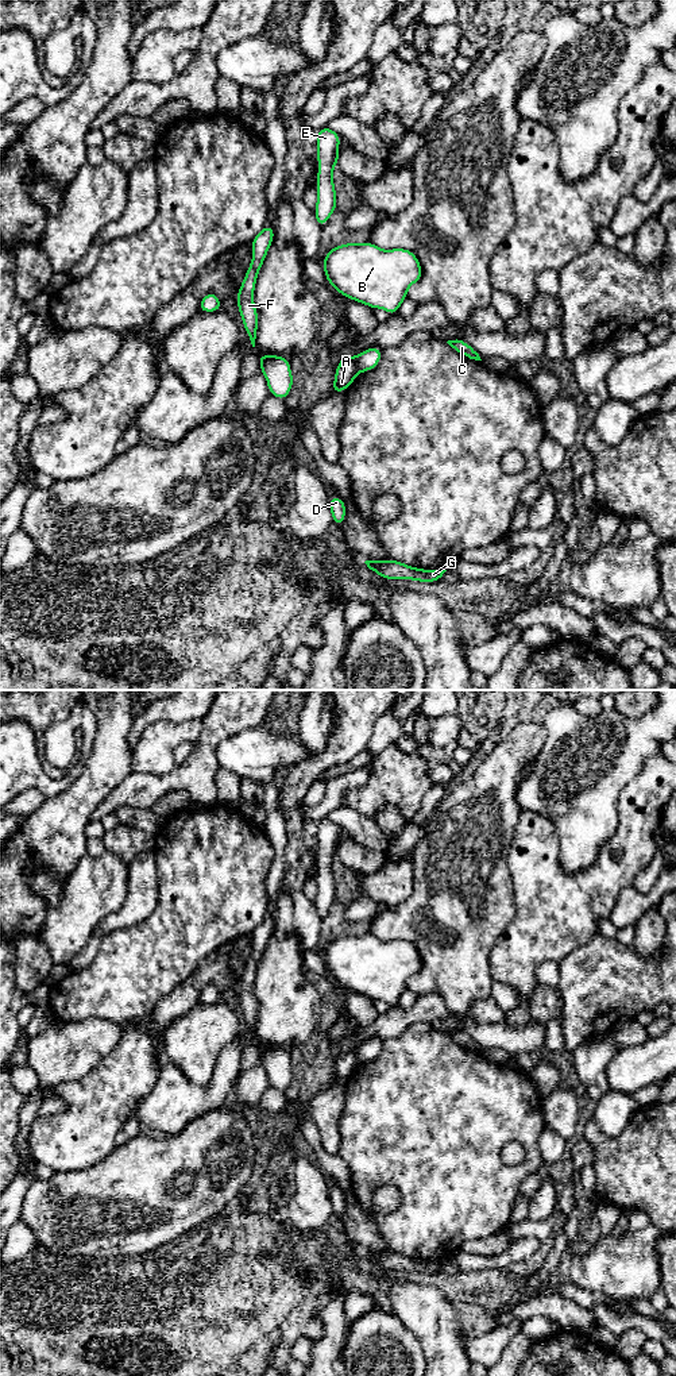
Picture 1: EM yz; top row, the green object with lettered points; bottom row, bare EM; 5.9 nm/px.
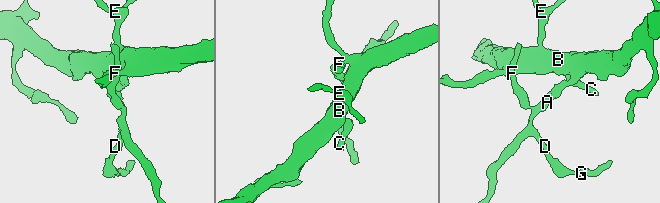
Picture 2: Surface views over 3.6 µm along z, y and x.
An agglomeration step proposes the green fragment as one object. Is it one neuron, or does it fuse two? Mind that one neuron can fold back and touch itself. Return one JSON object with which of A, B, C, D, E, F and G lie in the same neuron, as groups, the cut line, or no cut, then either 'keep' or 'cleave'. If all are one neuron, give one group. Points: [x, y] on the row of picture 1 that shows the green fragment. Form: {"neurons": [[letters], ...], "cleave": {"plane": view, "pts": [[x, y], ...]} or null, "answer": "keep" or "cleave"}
{"neurons": [["A", "D", "F", "G"], ["B", "C", "E"]], "cleave": {"plane": "yz", "pts": [[359, 355], [358, 372]]}, "answer": "cleave"}

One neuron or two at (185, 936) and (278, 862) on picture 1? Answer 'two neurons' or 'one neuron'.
two neurons

